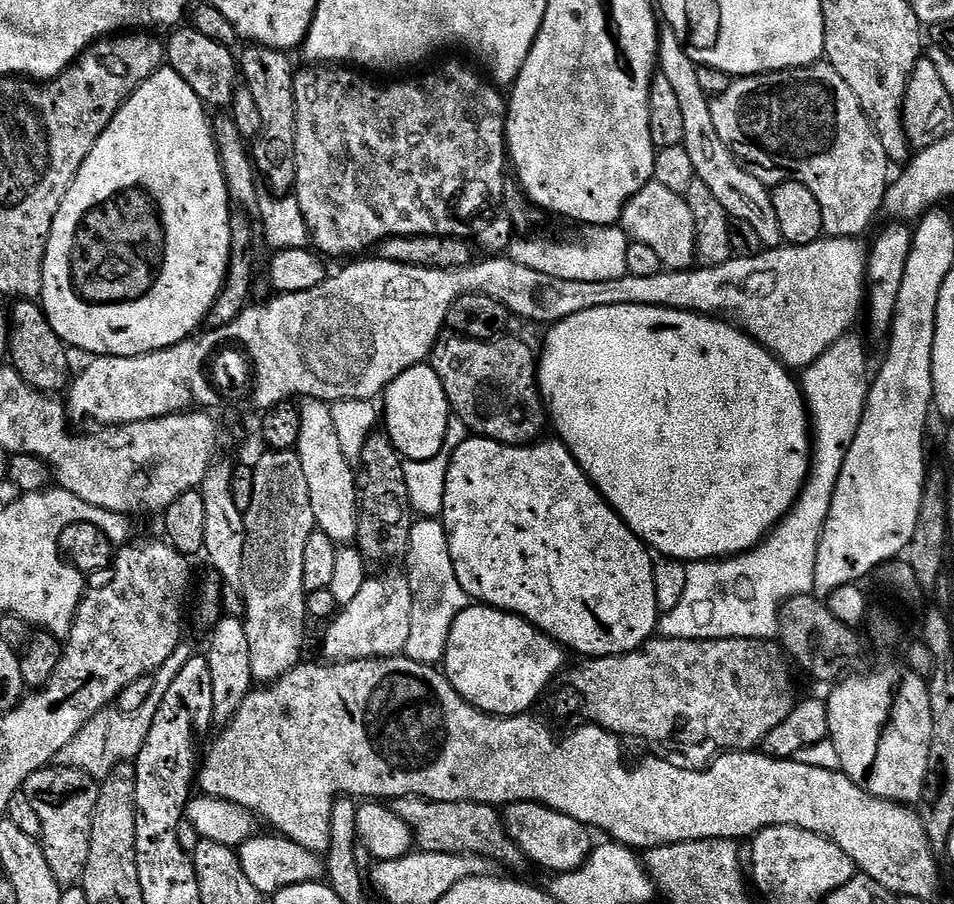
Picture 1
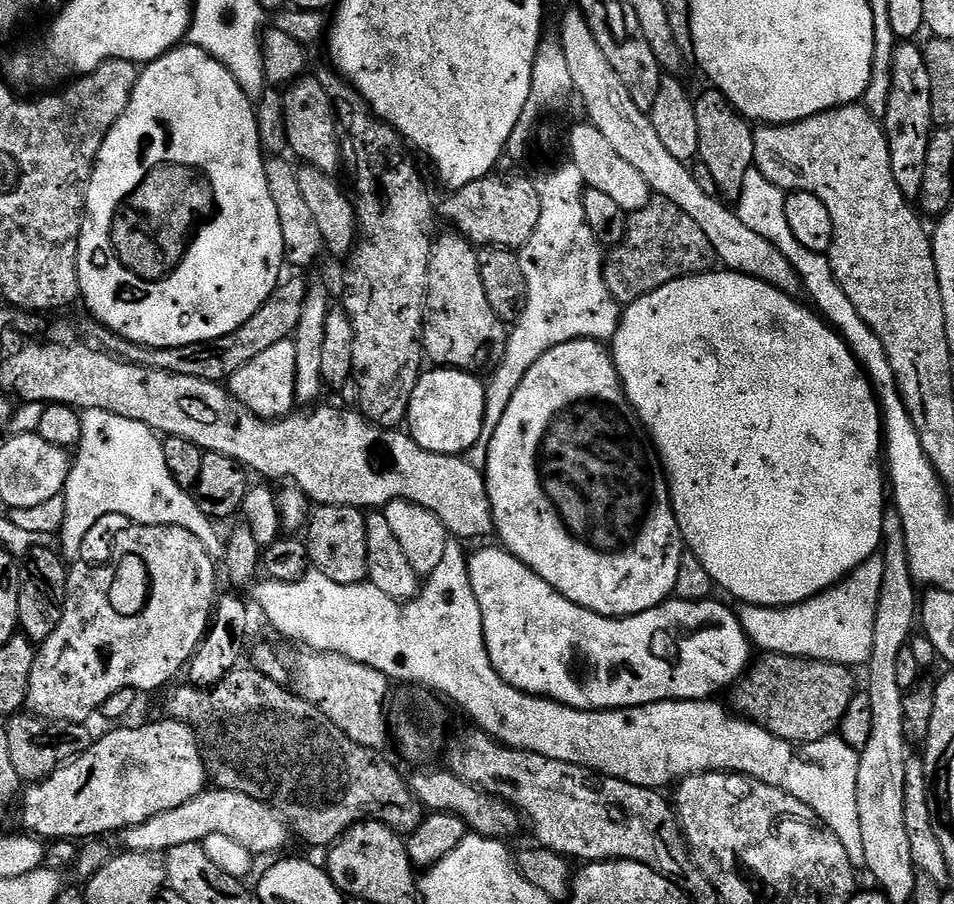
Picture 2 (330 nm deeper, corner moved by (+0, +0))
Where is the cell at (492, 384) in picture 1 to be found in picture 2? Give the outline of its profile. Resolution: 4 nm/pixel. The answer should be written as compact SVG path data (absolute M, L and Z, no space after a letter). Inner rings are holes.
M448 230L445 236L437 235L432 245L430 266L428 267L428 302L424 322L424 355L433 365L442 368L456 368L459 372L483 373L499 364L504 357L509 329L504 321L494 314L486 290L482 290L480 273L480 253L471 240Z

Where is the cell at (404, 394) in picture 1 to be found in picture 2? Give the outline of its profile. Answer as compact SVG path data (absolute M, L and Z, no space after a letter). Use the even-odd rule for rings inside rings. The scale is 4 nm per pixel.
M436 366L431 370L421 372L418 386L414 386L414 394L410 398L408 407L406 431L414 442L418 442L418 446L422 446L422 450L430 450L434 454L447 456L464 456L472 449L474 442L478 442L478 434L482 434L486 410L485 381L479 375L459 372L456 368Z

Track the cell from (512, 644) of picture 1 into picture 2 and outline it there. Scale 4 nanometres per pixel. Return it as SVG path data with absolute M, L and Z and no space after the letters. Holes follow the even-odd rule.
M495 547L480 548L476 553L473 551L469 555L468 573L470 574L470 586L474 590L474 598L478 598L478 610L482 618L484 641L494 670L498 670L498 674L507 684L522 690L526 694L547 696L548 699L556 700L559 704L565 704L578 710L590 710L591 712L601 712L607 708L637 708L643 704L657 704L663 700L707 700L715 697L715 692L720 692L723 688L725 690L731 689L753 663L754 655L752 656L752 652L754 653L754 645L742 630L739 615L735 611L731 612L726 605L719 604L716 598L699 600L698 602L669 598L663 604L654 606L654 610L646 610L642 614L619 618L599 616L574 602L570 602L562 594L558 594L558 590L554 590L550 586L550 582L538 578L538 574L534 574L534 570L530 570L530 566L523 564L517 556L512 556L504 551L503 547Z

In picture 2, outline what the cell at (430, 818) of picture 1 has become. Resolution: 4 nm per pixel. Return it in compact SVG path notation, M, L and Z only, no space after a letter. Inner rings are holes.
M237 666L212 688L187 687L178 689L169 698L167 715L184 721L196 731L209 781L217 788L250 794L250 798L266 802L310 847L327 849L343 836L347 828L364 820L384 824L401 834L418 830L424 820L426 809L412 793L411 783L383 756L383 751L346 738L322 710L285 685L274 682L265 672L251 666Z

